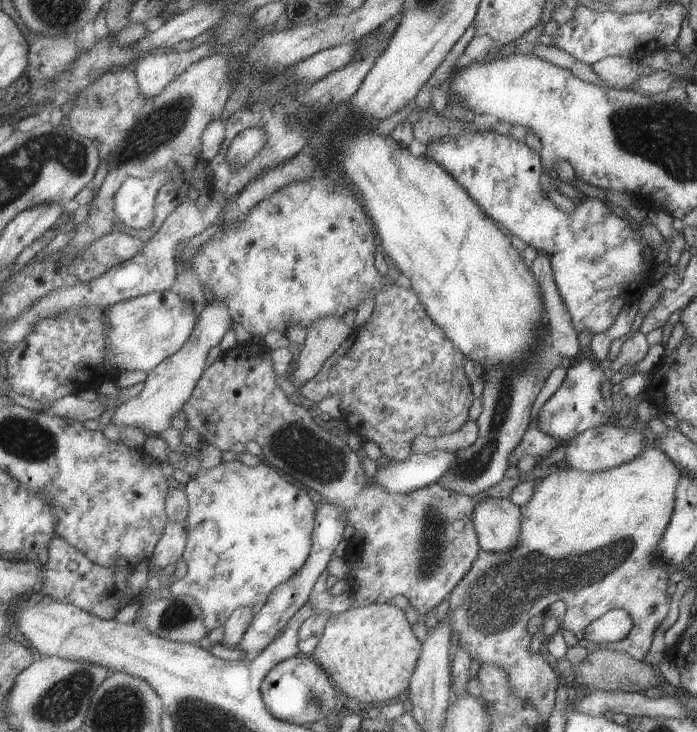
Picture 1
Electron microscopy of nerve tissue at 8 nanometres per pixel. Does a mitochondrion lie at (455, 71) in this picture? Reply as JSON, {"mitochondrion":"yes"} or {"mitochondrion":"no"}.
{"mitochondrion":"no"}

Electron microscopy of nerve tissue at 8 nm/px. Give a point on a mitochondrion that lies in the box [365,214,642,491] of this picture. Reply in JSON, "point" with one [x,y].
{"point":[474,465]}

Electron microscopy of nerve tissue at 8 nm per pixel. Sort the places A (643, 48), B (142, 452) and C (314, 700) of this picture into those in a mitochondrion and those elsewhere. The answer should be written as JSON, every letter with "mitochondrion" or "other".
{"A":"other","B":"other","C":"mitochondrion"}

